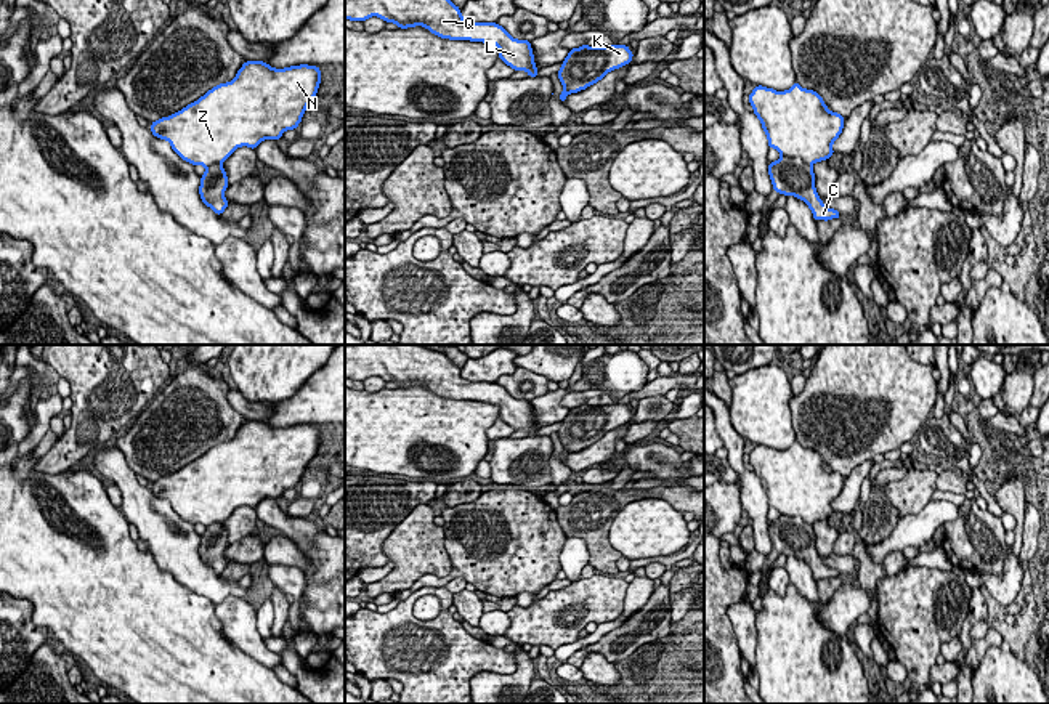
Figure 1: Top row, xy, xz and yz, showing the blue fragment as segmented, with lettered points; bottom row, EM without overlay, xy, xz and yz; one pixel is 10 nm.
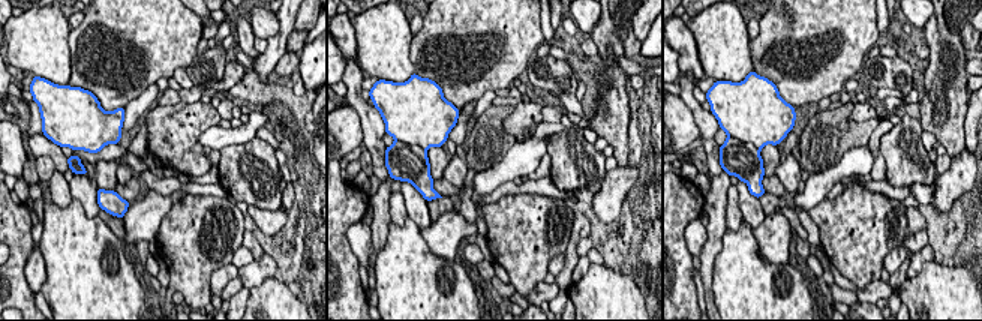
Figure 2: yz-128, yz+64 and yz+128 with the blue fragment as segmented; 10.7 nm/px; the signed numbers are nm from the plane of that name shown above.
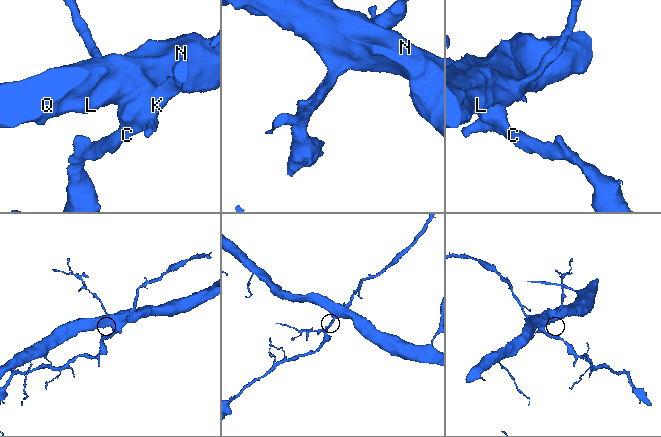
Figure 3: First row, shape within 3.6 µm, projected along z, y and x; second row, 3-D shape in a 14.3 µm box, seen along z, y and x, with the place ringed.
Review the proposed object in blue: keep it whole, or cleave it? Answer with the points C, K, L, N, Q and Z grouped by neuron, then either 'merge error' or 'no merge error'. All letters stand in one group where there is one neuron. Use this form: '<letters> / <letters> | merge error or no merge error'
C K / L N Q Z | merge error

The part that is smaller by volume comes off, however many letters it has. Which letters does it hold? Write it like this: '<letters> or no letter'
C, K

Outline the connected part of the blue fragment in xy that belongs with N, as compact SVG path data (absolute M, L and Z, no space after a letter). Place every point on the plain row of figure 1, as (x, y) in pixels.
M245 420L231 441L209 449L197 460L181 470L151 483L151 491L159 499L167 499L172 508L191 524L210 526L225 521L237 507L257 508L263 499L279 499L286 489L295 489L302 481L306 465L318 454L321 430L318 425L271 427L263 420Z

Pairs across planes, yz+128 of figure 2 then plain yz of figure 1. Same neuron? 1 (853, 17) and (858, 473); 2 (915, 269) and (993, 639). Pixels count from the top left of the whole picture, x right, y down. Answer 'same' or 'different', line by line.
1: different
2: same

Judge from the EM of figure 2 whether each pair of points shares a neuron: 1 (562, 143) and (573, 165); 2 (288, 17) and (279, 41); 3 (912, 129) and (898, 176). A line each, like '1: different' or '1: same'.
1: same
2: same
3: same

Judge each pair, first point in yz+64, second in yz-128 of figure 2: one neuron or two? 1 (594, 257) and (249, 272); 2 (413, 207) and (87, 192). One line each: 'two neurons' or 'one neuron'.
1: one neuron
2: one neuron

